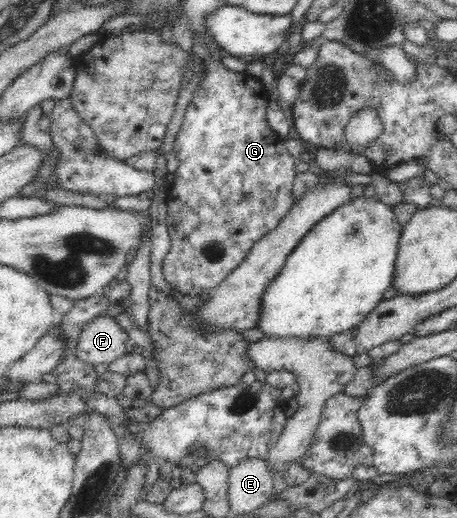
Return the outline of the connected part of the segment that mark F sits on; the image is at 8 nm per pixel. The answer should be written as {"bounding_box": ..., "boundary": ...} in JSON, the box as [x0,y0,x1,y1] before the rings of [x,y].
{"bounding_box":[74,316,126,366],"boundary":[[[99,316],[80,331],[74,354],[78,360],[93,366],[108,365],[125,354],[126,339],[114,316]]]}

